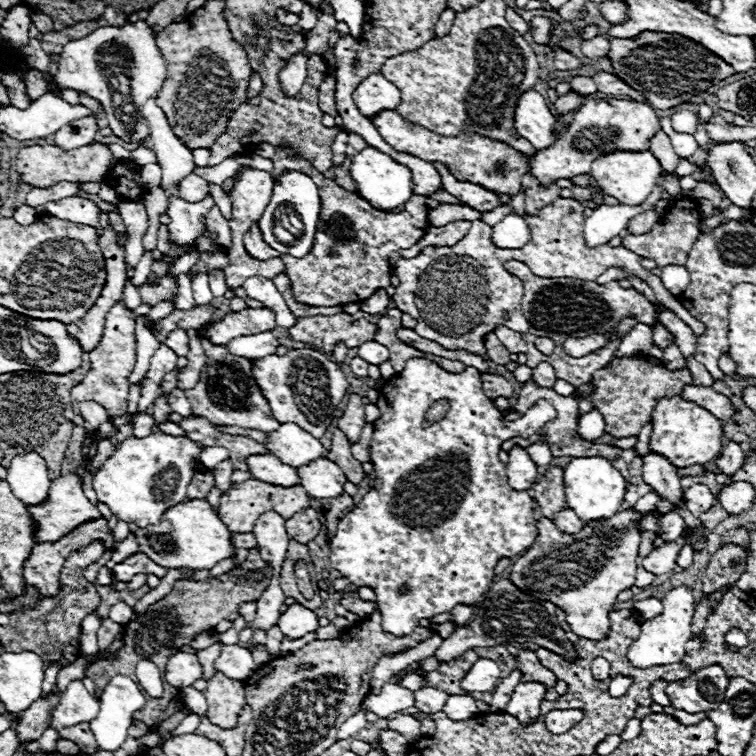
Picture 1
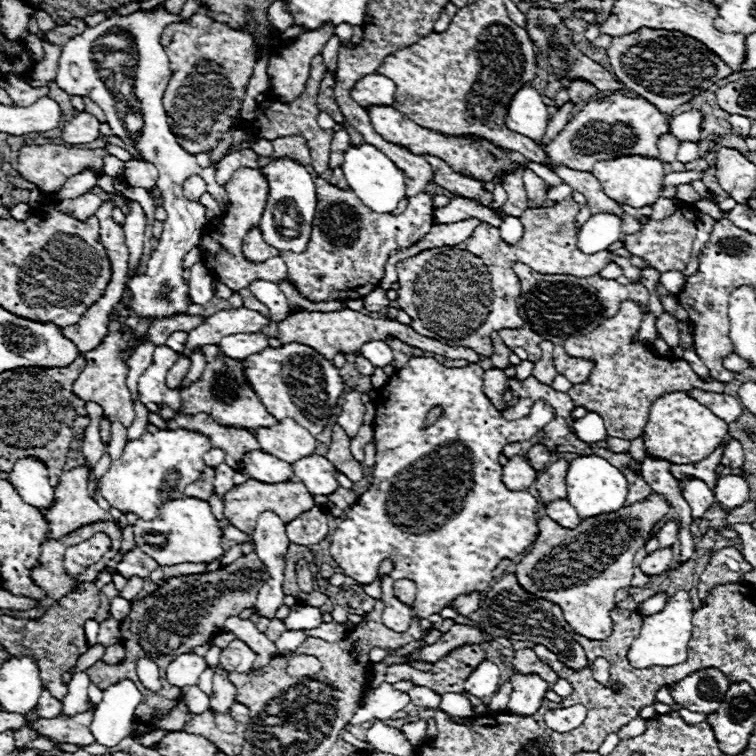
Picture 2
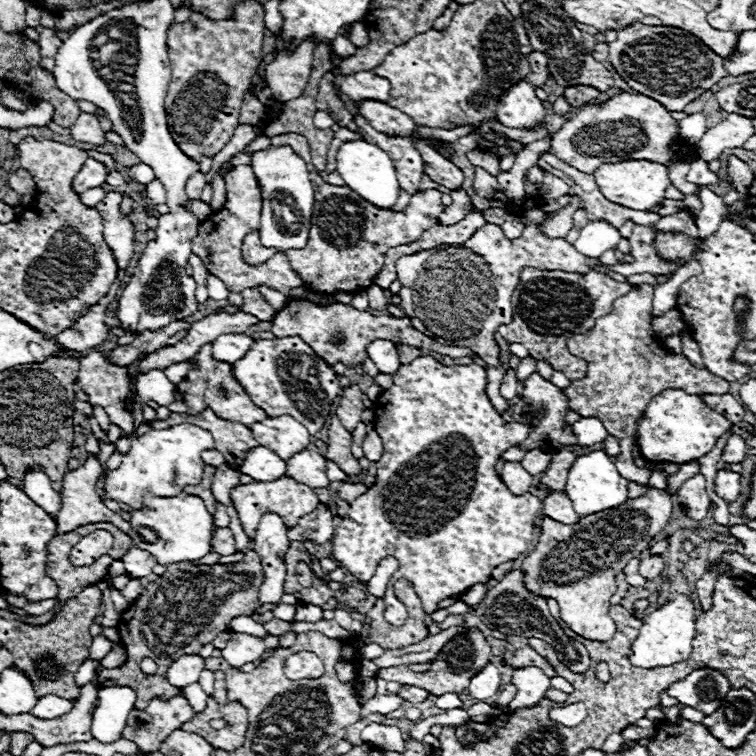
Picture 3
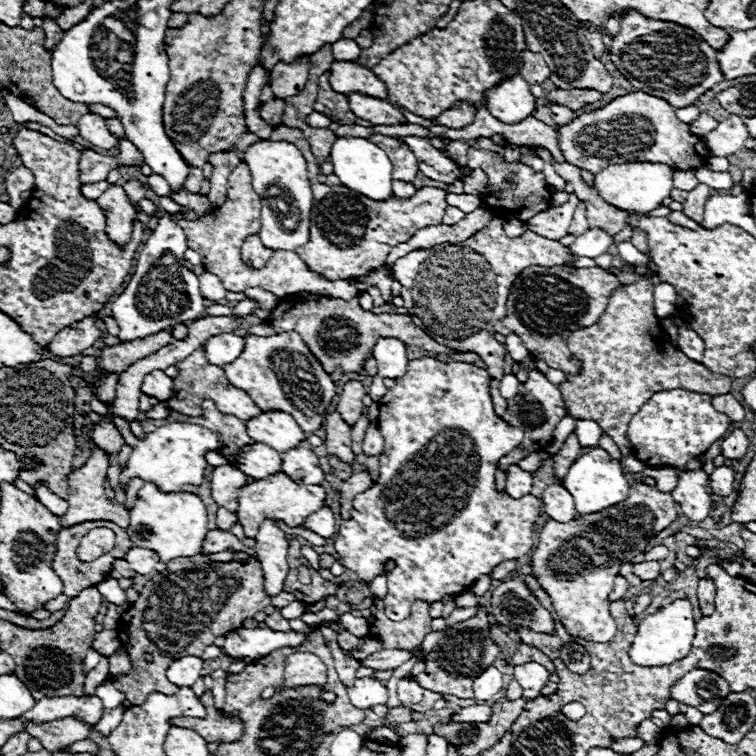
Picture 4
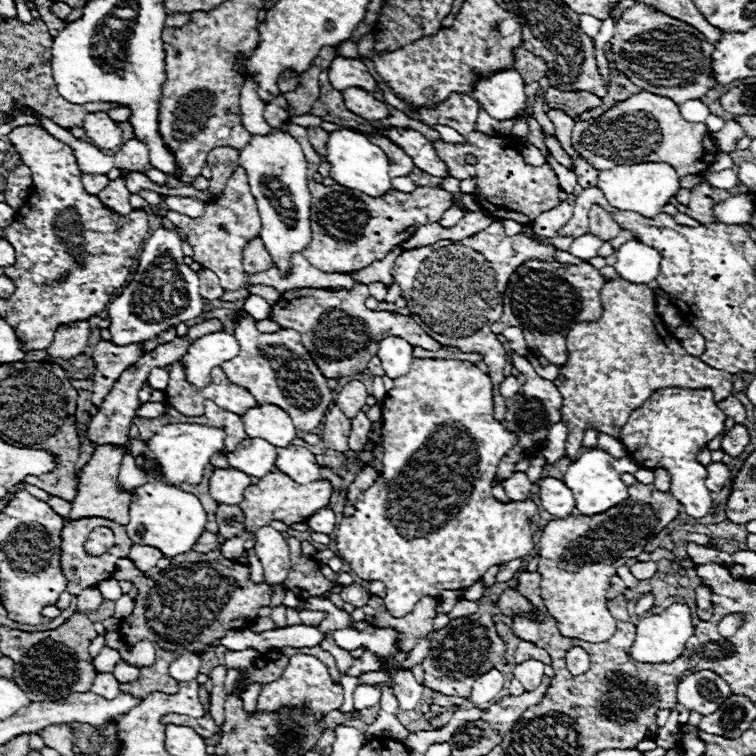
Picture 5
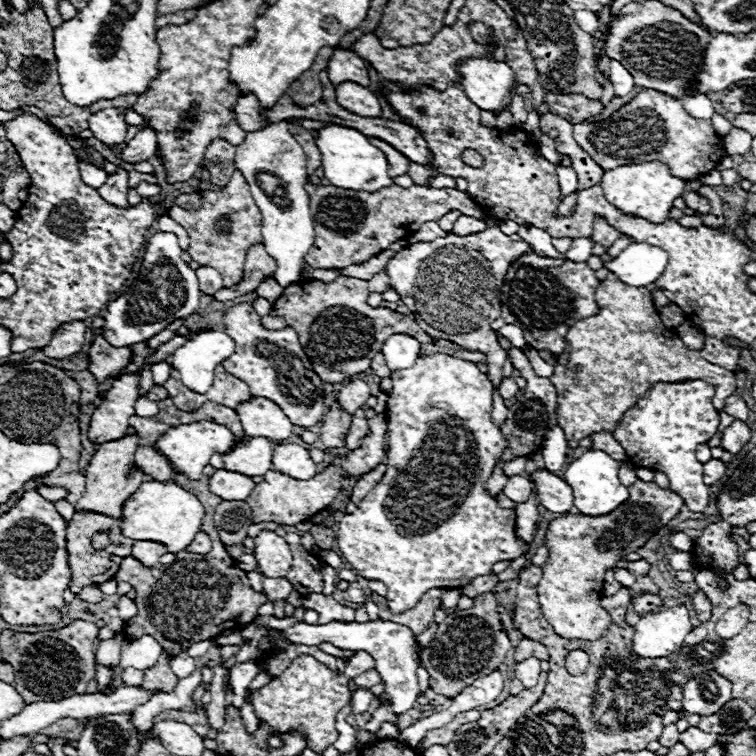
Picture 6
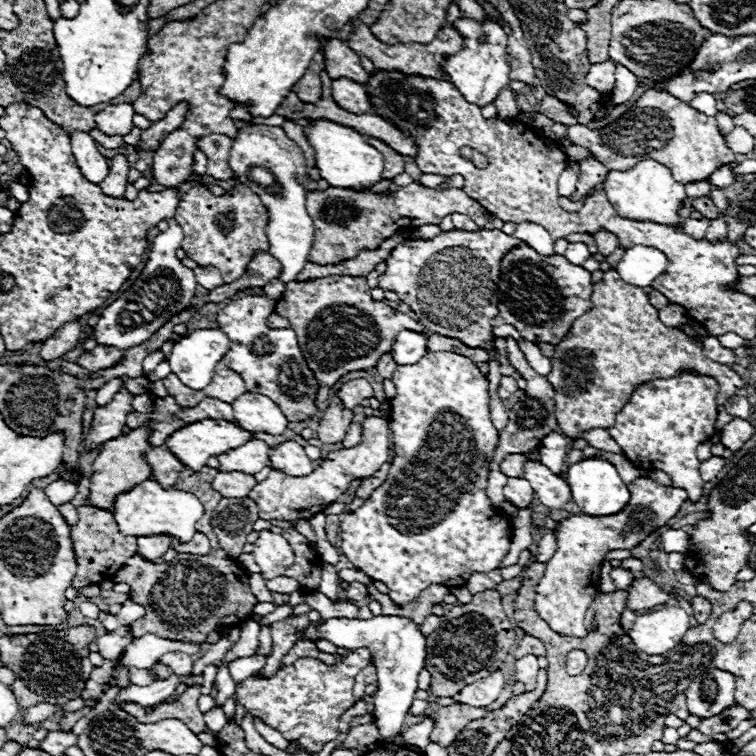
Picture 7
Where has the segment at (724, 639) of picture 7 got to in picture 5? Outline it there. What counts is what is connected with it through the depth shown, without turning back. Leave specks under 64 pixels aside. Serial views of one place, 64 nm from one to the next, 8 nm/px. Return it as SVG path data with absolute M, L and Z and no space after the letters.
M730 614L730 616L724 616L720 622L718 622L718 632L720 636L724 638L730 638L736 634L736 630L744 624L744 616L742 614Z

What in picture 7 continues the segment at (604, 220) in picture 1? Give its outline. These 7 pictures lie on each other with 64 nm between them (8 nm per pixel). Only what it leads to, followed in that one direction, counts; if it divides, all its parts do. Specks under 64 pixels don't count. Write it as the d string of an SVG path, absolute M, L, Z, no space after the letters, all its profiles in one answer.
M582 242L570 244L568 250L566 250L566 254L564 254L564 258L566 258L570 264L576 264L576 266L582 266L584 260L588 260L588 256L590 256L590 252L588 252L586 244L582 244Z

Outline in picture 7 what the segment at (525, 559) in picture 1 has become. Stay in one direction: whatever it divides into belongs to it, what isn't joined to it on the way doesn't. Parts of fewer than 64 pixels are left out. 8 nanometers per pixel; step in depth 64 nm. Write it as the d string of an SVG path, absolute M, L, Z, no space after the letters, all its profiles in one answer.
M636 478L630 484L632 502L624 512L612 514L612 518L590 518L588 514L578 514L562 520L556 526L558 548L554 556L546 562L546 572L536 586L536 610L540 618L552 626L558 634L566 636L584 636L586 628L586 610L594 600L600 584L600 568L604 562L604 554L610 550L630 550L638 542L642 542L648 534L652 534L658 526L664 526L676 512L688 494L682 488L662 486L652 478Z

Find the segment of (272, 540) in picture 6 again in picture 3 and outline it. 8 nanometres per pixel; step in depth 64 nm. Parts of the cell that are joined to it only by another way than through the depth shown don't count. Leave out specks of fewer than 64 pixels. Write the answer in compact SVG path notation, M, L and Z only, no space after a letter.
M264 514L260 518L256 536L254 536L254 552L260 556L264 566L264 582L260 586L260 600L262 602L276 602L280 600L284 578L286 578L286 564L284 554L288 550L288 536L286 526L278 514Z

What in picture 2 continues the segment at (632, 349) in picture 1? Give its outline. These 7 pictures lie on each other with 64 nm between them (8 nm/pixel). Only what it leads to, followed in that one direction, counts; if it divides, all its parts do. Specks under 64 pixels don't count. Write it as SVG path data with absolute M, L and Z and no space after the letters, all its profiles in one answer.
M652 312L644 316L644 322L642 322L640 334L638 334L640 340L644 340L644 342L648 342L648 344L652 344L652 342L656 340L656 328L654 328L654 322L656 322L656 316L654 316Z

